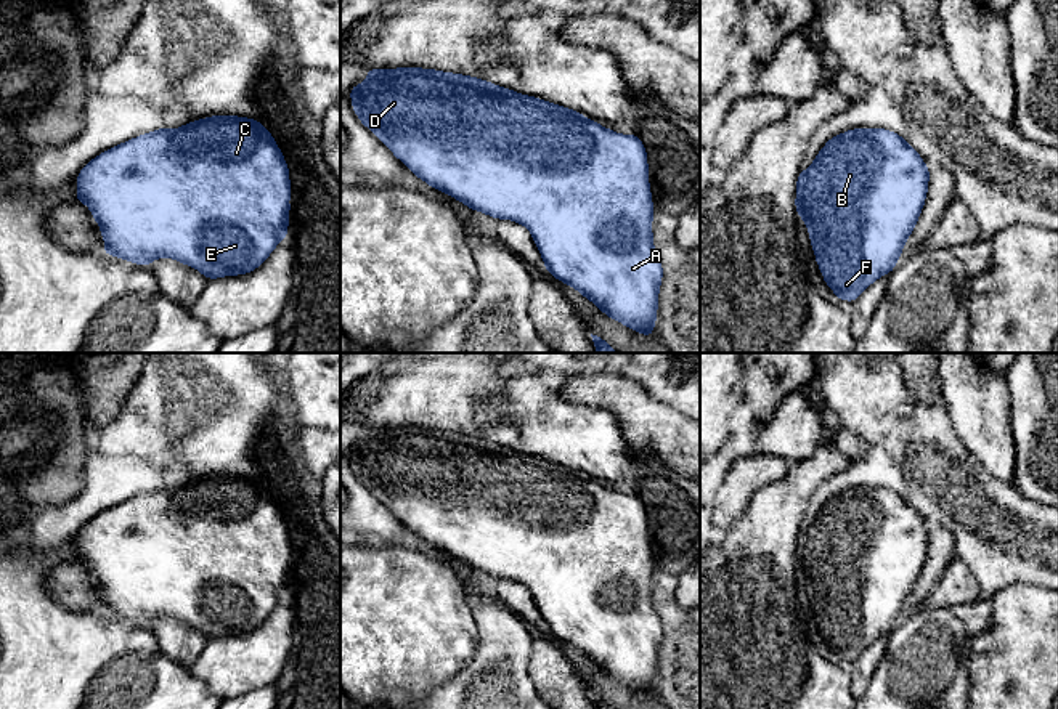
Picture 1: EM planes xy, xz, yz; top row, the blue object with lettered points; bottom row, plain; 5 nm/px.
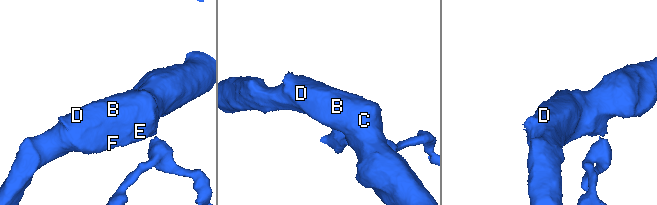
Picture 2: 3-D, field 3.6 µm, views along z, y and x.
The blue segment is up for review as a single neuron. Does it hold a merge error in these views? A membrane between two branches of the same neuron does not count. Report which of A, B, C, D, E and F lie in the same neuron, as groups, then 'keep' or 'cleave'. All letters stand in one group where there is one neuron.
A B C D E F | keep

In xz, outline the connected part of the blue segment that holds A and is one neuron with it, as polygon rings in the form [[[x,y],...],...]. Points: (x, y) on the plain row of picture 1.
[[[421,427],[368,428],[368,438],[350,448],[361,483],[429,545],[494,579],[523,584],[543,616],[544,627],[576,648],[605,675],[642,695],[653,695],[661,618],[653,608],[655,566],[649,547],[647,510],[637,494],[620,494],[578,470],[520,454],[462,433]]]

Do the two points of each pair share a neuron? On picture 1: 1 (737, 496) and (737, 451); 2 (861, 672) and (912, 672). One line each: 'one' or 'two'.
1: two
2: two

